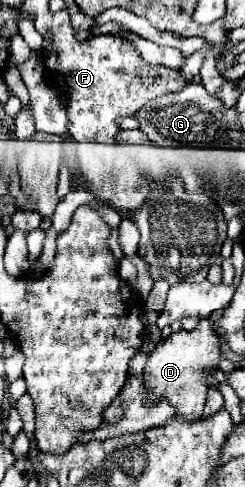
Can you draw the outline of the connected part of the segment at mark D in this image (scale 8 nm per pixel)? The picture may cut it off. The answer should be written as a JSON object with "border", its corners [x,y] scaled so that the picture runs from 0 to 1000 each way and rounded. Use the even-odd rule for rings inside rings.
{"border":[[[820,655],[804,676],[788,680],[731,680],[706,684],[690,696],[665,696],[641,704],[641,713],[608,725],[608,737],[592,745],[592,803],[600,823],[633,828],[649,819],[682,819],[714,840],[731,860],[771,860],[771,869],[796,869],[820,860],[829,832],[837,832],[837,803],[845,782],[861,774],[861,762],[837,758],[845,749],[894,745],[894,696],[869,684],[861,655]]]}

